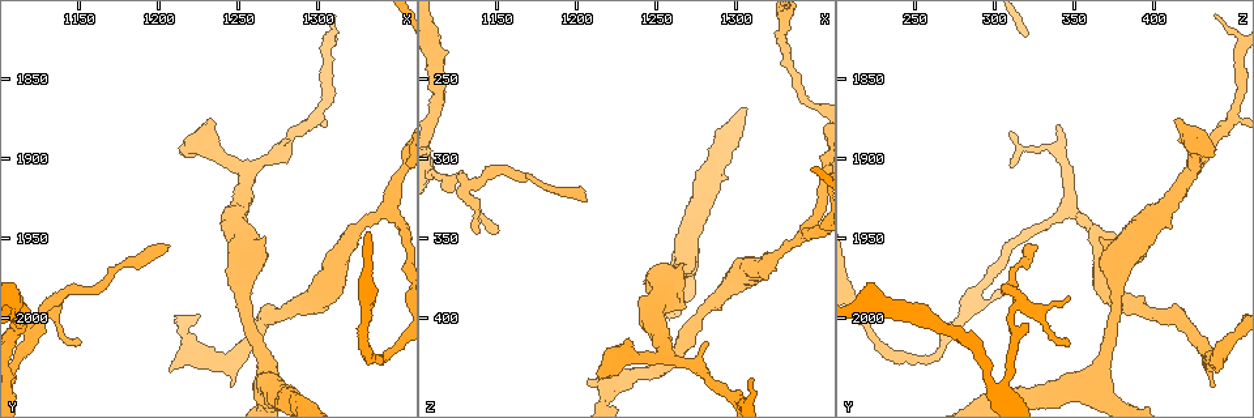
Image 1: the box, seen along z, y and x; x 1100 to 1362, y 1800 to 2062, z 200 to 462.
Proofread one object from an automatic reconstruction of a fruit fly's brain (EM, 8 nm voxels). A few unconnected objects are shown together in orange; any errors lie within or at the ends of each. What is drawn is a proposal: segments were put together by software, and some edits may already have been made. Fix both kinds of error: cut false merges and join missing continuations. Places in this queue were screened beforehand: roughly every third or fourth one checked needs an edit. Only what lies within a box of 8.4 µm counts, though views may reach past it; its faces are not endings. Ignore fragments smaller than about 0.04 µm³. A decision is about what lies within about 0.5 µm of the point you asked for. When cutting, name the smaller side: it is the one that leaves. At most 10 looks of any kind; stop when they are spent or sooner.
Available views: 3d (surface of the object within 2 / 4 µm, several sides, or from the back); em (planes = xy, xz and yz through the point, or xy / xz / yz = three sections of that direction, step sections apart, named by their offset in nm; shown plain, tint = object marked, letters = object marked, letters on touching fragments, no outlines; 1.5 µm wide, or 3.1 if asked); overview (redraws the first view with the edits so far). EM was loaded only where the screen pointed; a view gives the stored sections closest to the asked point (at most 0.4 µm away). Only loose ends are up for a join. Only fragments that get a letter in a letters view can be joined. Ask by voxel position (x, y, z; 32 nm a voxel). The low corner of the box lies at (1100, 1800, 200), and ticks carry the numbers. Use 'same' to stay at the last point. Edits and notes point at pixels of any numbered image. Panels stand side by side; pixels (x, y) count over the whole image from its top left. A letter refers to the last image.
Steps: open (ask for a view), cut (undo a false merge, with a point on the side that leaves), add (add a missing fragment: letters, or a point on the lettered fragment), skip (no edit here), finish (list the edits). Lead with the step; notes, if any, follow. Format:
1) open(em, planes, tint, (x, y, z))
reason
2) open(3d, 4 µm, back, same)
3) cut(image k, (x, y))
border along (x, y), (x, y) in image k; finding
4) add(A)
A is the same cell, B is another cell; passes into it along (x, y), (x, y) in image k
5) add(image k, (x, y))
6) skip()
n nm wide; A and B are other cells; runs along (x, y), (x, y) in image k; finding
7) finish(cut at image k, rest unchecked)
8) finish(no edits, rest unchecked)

open(em, xy, step 4, tint, (1208, 2034, 436))
free end

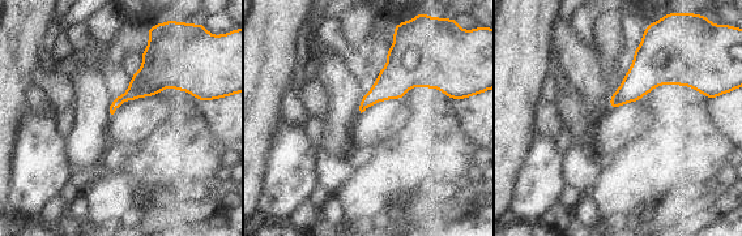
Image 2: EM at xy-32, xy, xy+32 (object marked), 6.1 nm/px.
open(em, planes, letters, same)

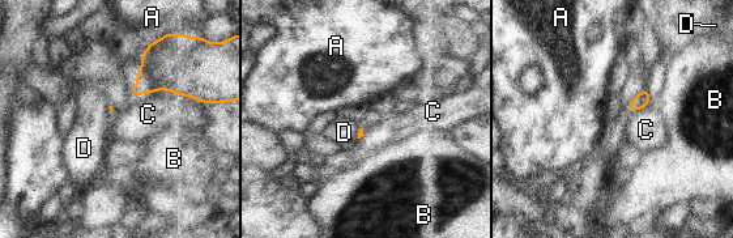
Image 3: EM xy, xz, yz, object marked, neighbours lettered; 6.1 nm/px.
skip()
A, B, C and D are other cells; border along (133, 97), (170, 90), (204, 103) in image 3; no lettered fragment goes on from it

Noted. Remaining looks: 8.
open(3d, 2 µm, (1138, 1986, 346))

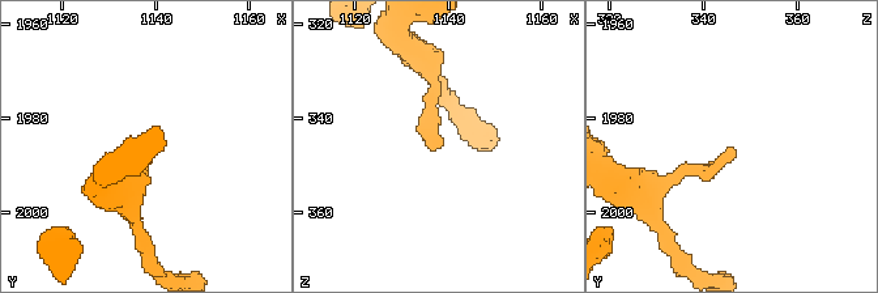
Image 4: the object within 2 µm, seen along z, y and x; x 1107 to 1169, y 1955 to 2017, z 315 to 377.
open(em, planes, letters, (1138, 1987, 346))
shape alone is not enough

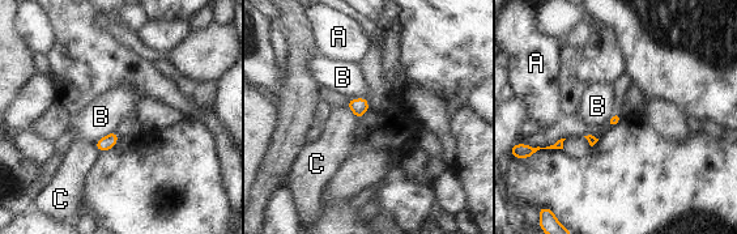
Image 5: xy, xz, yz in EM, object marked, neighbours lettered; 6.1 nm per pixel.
skip()
A, B and C are other cells; none of them fits

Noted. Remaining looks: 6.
open(em, planes, letters, (1316, 1952, 366))
sudden change in width

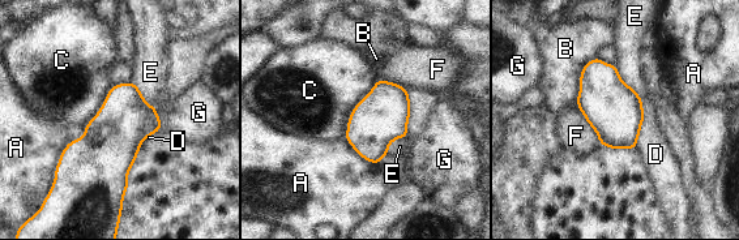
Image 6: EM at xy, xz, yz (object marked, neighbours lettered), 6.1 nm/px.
skip()
A, B, C, D, E, F and G are other cells; border along (377, 78), (353, 108), (344, 138) in image 6; continuous, no second cell

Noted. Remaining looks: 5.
open(3d, 4 µm, (1214, 1892, 438))
free end

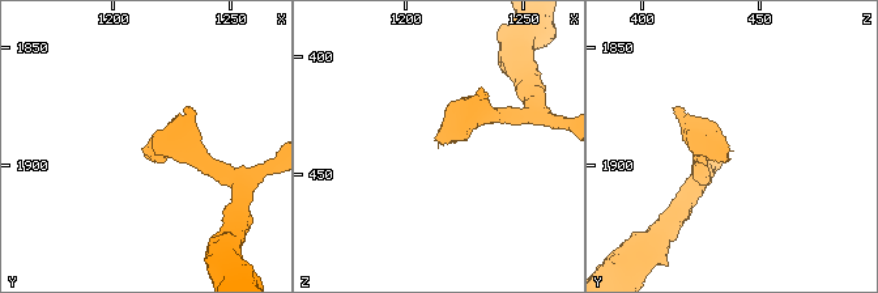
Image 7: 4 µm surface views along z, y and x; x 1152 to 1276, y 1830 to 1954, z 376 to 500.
open(em, planes, letters, (1214, 1895, 438))

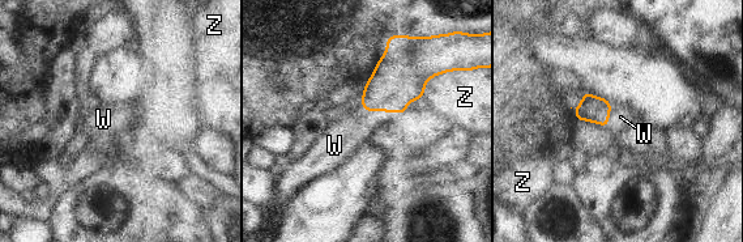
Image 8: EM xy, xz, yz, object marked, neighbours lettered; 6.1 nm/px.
add(W)
160 nm wide; W is the same cell, Z is another cell; passes into it along (400, 76), (378, 109), (347, 134) in image 8; the cell continues

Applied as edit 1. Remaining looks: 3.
finish(add at image 8, rest unchecked)

